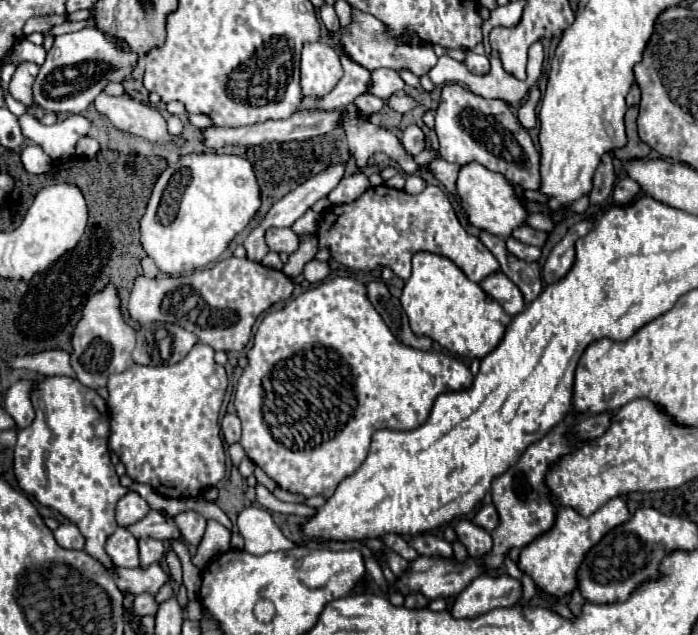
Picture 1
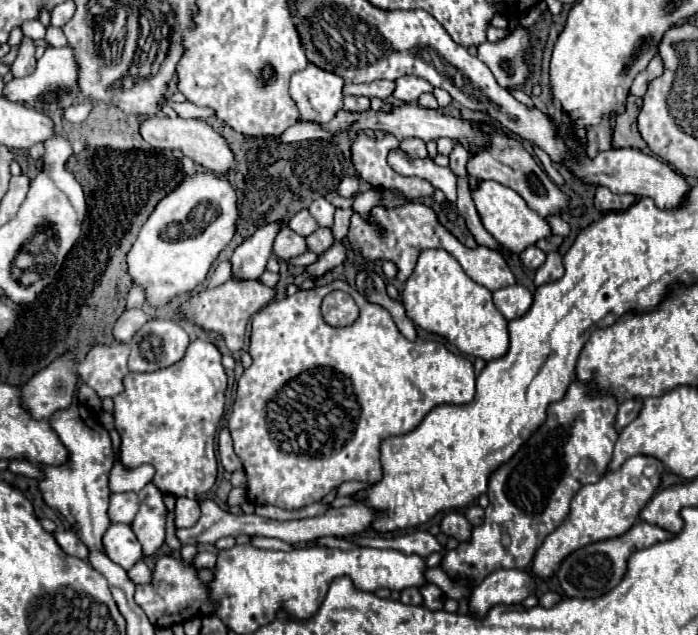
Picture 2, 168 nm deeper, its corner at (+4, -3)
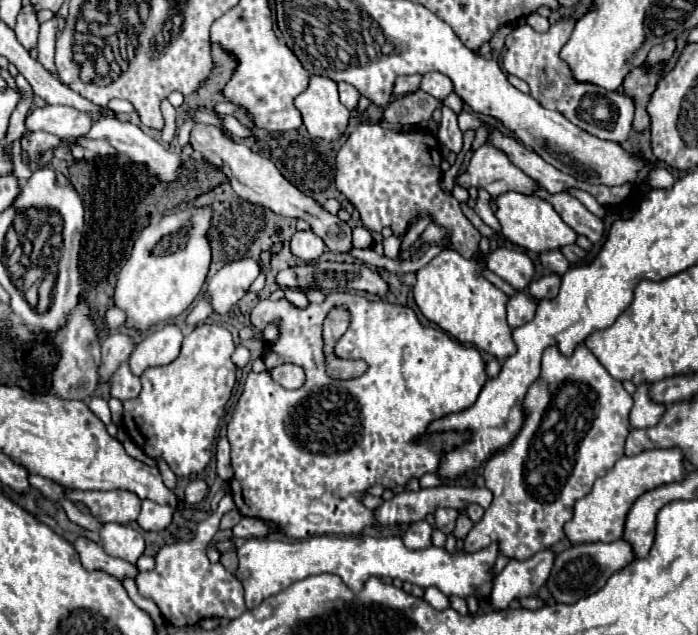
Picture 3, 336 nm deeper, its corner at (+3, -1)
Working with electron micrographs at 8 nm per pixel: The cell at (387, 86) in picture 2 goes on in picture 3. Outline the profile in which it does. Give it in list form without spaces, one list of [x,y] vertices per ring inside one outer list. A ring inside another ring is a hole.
[[[402,75],[402,77],[396,77],[394,87],[392,87],[392,95],[394,97],[402,97],[406,93],[418,91],[420,79],[422,79],[422,75]]]

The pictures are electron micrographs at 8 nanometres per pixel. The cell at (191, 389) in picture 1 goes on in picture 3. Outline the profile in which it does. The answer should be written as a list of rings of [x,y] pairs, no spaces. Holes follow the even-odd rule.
[[[202,323],[196,325],[196,329],[184,337],[182,351],[176,361],[164,367],[150,367],[146,369],[142,379],[142,391],[136,399],[124,401],[124,415],[122,415],[122,427],[128,433],[128,437],[152,459],[162,459],[168,463],[168,467],[176,473],[176,477],[196,477],[204,473],[212,459],[212,443],[214,435],[220,423],[220,417],[224,415],[224,405],[230,399],[232,387],[234,387],[234,375],[236,365],[230,361],[230,355],[234,351],[234,341],[228,329],[216,325],[216,323]]]

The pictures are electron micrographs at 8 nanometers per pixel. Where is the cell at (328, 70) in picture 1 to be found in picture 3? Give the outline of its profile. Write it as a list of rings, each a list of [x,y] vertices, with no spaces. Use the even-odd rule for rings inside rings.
[[[312,75],[304,93],[294,99],[312,137],[338,139],[348,125],[350,111],[338,101],[338,85],[328,77]]]

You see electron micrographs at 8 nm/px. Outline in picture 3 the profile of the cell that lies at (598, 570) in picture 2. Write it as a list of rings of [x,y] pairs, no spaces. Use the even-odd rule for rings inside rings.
[[[618,539],[612,543],[598,541],[574,545],[556,557],[552,573],[548,577],[548,589],[558,603],[576,603],[576,599],[600,591],[600,587],[604,587],[604,583],[608,581],[608,575],[612,575],[612,571],[618,571],[620,567],[624,567],[624,563],[630,563],[632,559],[634,547],[626,539]]]

